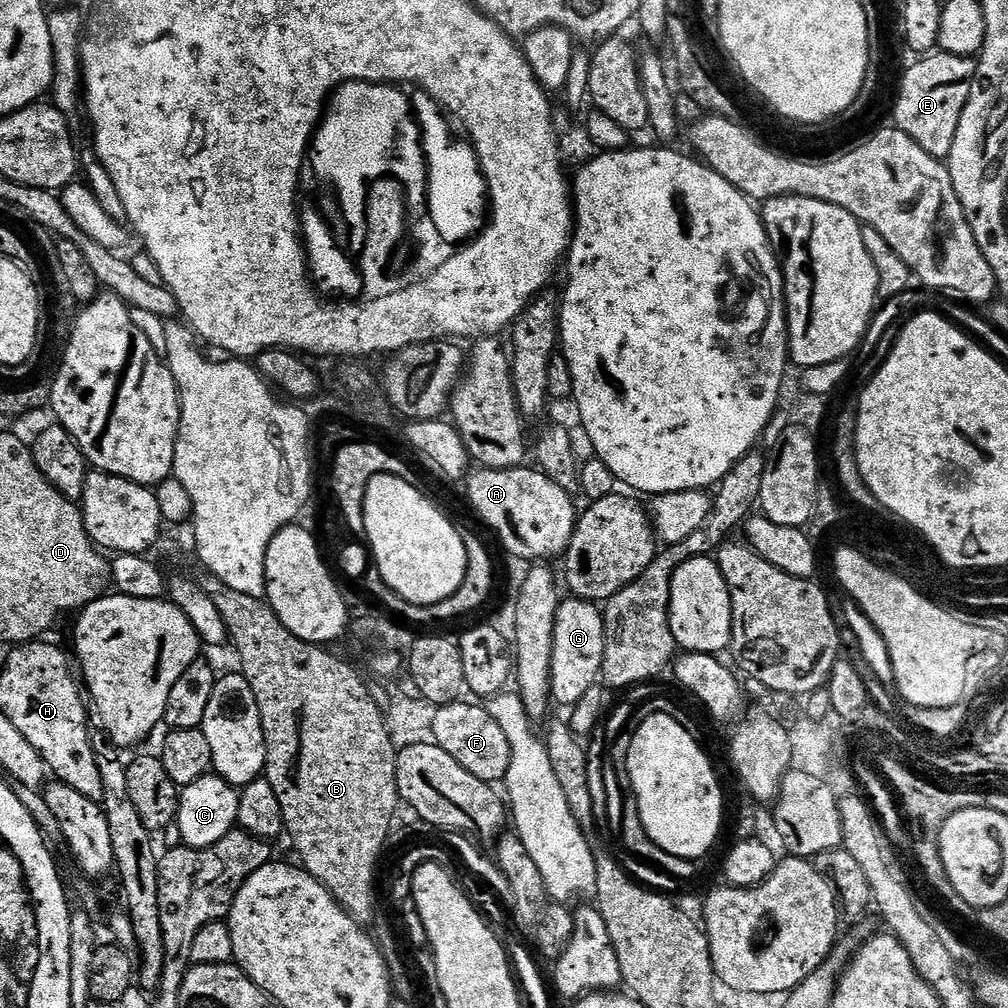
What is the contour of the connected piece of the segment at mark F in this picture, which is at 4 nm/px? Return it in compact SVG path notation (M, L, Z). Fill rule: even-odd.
M459 700L443 704L433 713L433 741L446 751L459 765L474 774L480 781L498 784L507 779L512 751L509 739L483 705L468 704Z

